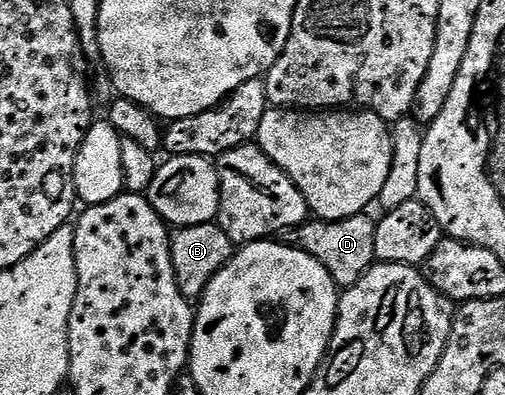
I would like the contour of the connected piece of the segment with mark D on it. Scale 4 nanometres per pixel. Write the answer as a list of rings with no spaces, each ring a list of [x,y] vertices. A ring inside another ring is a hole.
[[[369,213],[352,215],[346,219],[310,218],[309,222],[284,232],[284,242],[290,247],[297,247],[303,253],[315,257],[327,273],[337,282],[338,288],[353,287],[369,272],[375,263],[375,229],[374,216]]]

